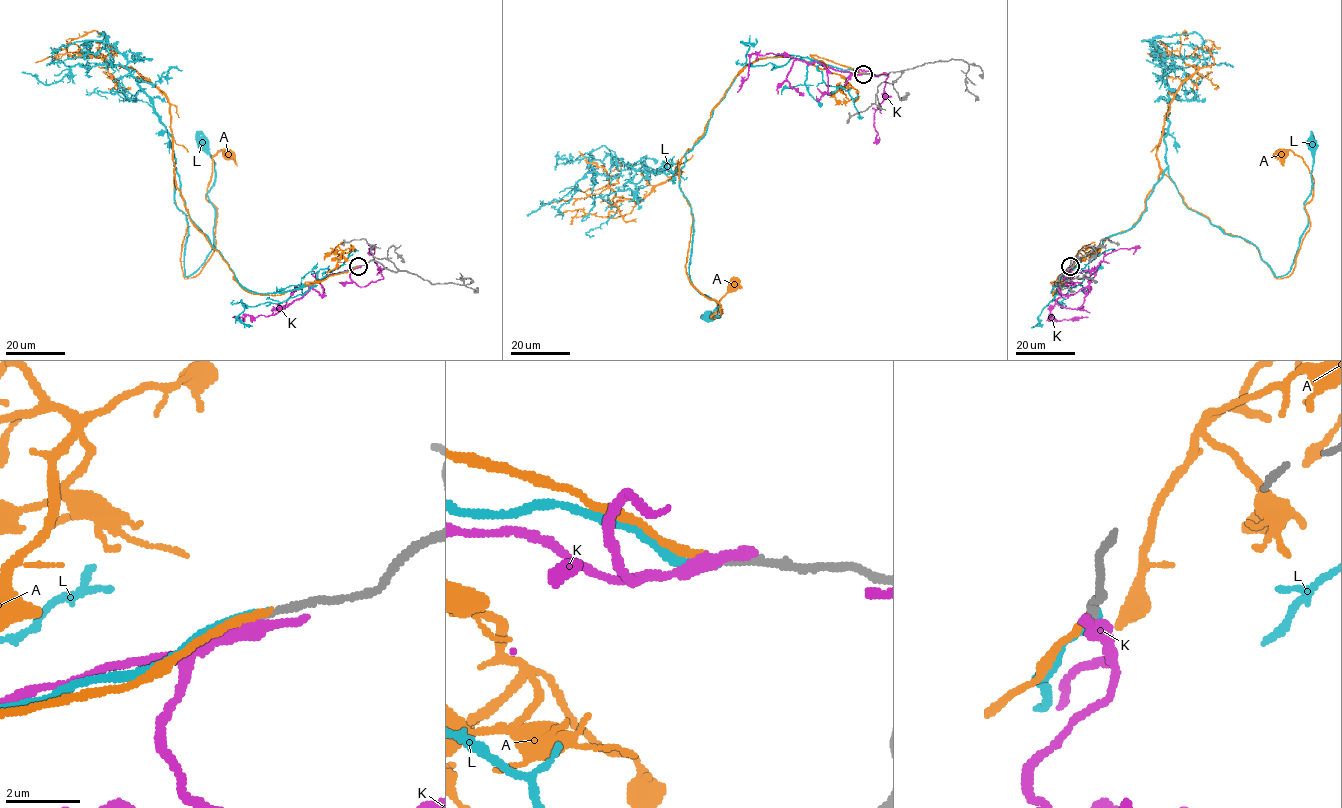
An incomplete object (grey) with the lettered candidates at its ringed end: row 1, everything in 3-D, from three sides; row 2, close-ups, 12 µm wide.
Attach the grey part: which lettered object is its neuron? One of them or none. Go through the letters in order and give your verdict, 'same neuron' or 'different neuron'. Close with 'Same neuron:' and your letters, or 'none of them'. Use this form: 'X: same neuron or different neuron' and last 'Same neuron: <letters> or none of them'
A: different neuron
K: different neuron
L: same neuron
Same neuron: L

